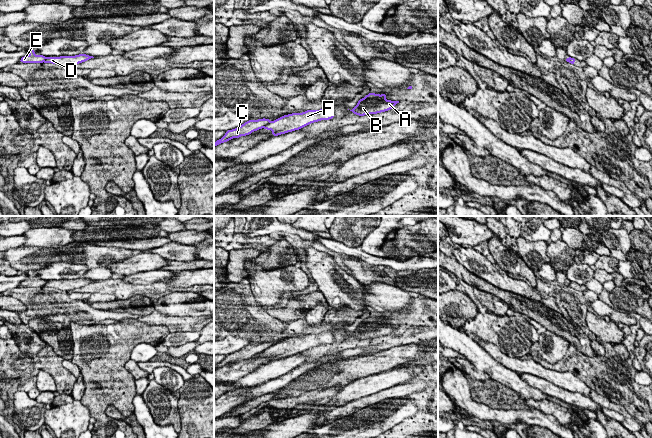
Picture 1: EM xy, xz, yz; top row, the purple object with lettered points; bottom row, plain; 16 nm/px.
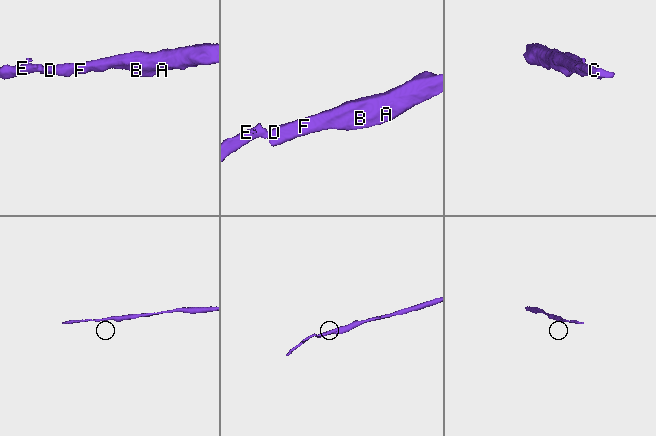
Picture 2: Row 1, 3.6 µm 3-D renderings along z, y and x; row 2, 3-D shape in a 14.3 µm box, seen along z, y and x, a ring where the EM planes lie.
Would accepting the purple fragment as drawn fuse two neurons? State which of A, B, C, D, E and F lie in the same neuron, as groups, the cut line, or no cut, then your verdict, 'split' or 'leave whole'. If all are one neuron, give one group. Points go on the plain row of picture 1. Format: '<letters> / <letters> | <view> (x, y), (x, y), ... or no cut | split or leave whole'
A B D F / C E | xz (270, 346), (263, 350) | split

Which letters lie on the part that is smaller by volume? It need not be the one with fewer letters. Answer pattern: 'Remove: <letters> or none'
Remove: C, E

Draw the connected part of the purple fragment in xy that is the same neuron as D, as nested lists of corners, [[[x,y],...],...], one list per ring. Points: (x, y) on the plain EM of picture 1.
[[[79,278],[75,280],[48,281],[44,286],[57,288],[60,289],[61,291],[71,291],[72,289],[85,286],[92,282],[94,281],[86,278]]]

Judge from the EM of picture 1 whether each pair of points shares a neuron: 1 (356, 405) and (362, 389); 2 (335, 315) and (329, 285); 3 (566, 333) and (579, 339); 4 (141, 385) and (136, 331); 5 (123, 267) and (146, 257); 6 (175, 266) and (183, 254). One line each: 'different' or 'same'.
1: different
2: different
3: same
4: different
5: same
6: different

